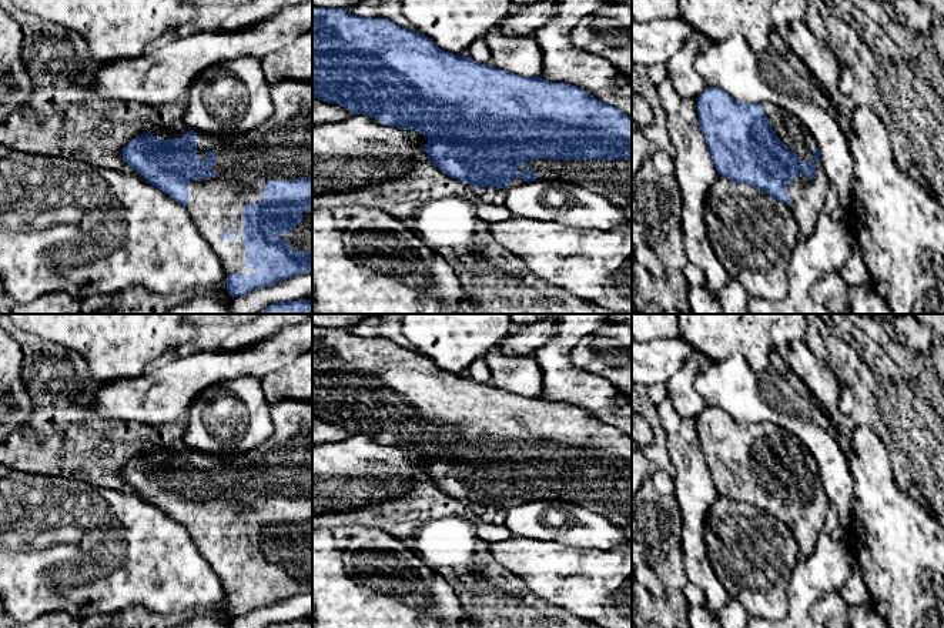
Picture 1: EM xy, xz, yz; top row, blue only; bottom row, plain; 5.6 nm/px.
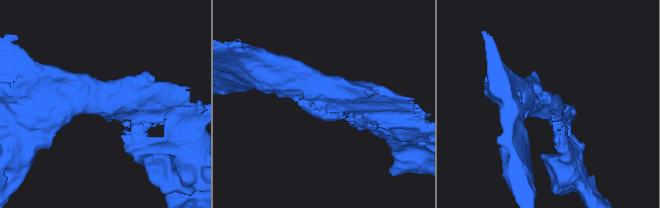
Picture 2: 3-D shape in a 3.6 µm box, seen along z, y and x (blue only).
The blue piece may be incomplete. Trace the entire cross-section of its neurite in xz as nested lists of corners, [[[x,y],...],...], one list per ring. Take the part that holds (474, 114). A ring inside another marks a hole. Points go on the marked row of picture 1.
[[[312,7],[312,97],[337,103],[352,116],[374,117],[384,126],[426,136],[426,158],[446,176],[478,190],[509,190],[543,180],[568,181],[606,196],[632,221],[632,116],[580,87],[513,74],[491,64],[479,64],[468,56],[451,54],[419,31],[388,19]]]

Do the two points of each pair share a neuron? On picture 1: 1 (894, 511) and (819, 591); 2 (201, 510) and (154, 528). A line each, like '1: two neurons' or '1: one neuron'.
1: two neurons
2: two neurons

